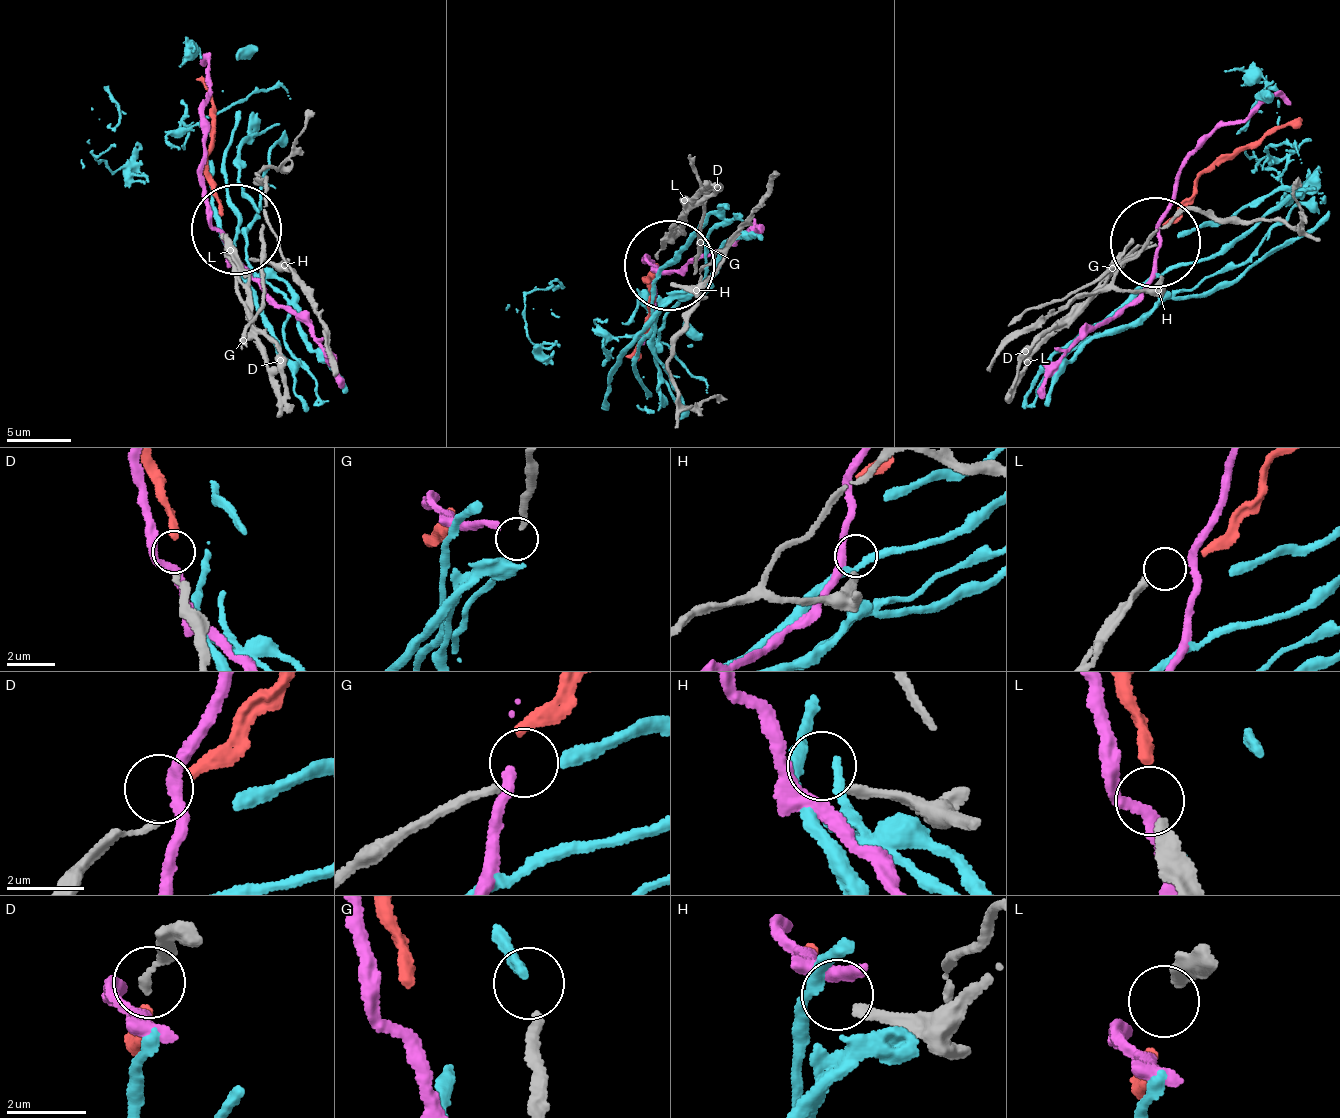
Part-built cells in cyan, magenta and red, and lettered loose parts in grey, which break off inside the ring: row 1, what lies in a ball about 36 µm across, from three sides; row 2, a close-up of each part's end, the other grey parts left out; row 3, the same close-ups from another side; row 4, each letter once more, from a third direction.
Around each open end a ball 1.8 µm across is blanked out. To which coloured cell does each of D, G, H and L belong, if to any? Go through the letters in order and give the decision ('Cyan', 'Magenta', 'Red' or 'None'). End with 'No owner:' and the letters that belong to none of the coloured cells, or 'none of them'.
D: Red
G: Cyan
H: None
L: None
No owner: H, L

